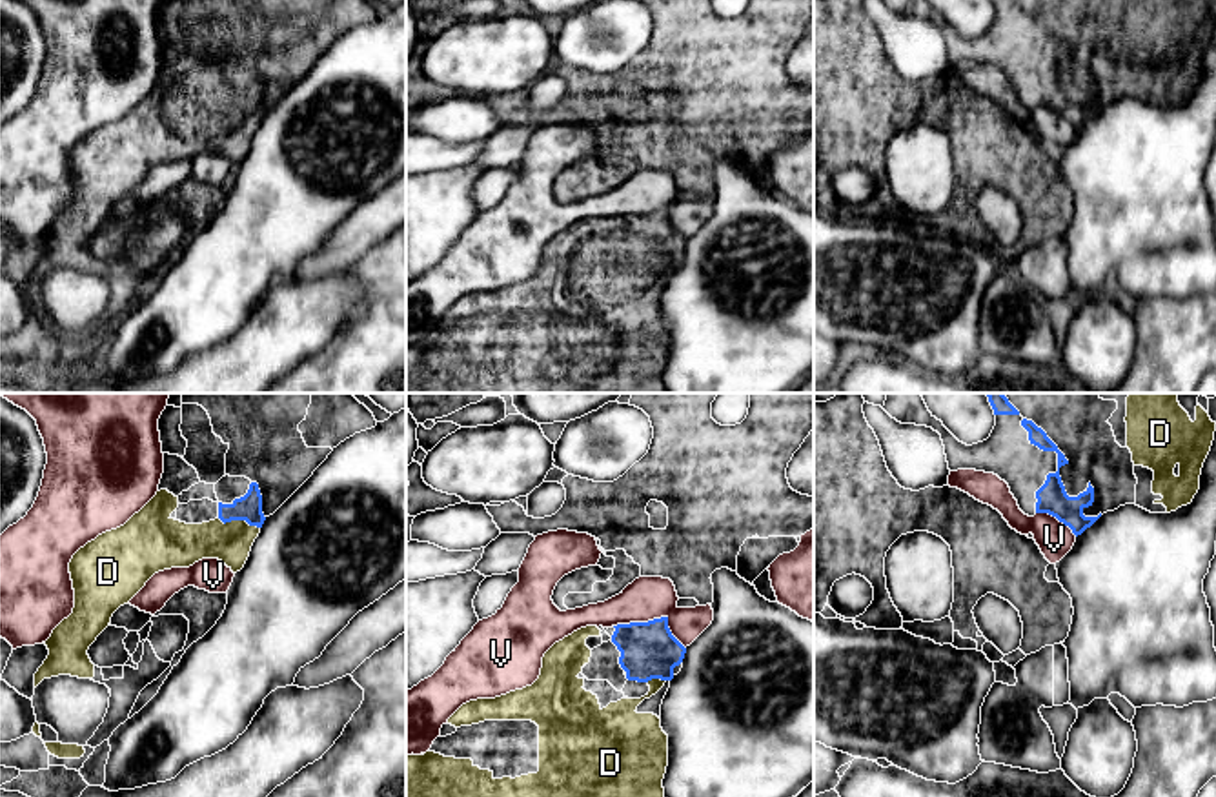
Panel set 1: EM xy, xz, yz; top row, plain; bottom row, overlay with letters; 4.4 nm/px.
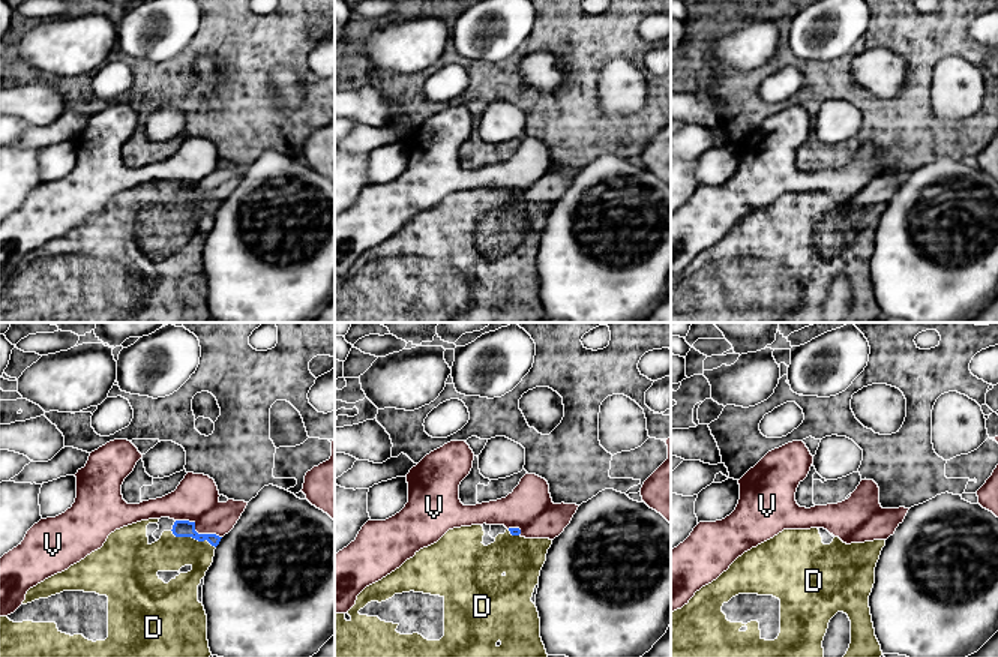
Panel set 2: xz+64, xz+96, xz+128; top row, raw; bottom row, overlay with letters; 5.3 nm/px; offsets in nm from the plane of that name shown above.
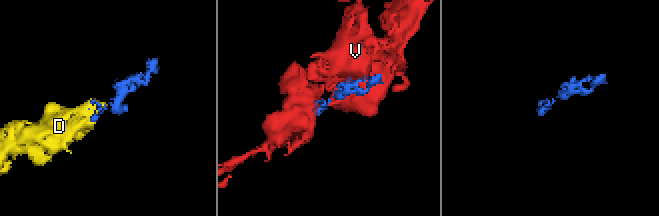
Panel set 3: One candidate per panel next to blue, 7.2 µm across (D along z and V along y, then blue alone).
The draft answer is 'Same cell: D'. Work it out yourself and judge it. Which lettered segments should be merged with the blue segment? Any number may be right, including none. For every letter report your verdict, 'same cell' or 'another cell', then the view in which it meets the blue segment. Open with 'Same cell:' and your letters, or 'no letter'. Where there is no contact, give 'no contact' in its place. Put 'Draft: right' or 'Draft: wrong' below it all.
Same cell: D
D: same cell; contact in xy
V: another cell; contact in xz
Draft: right

